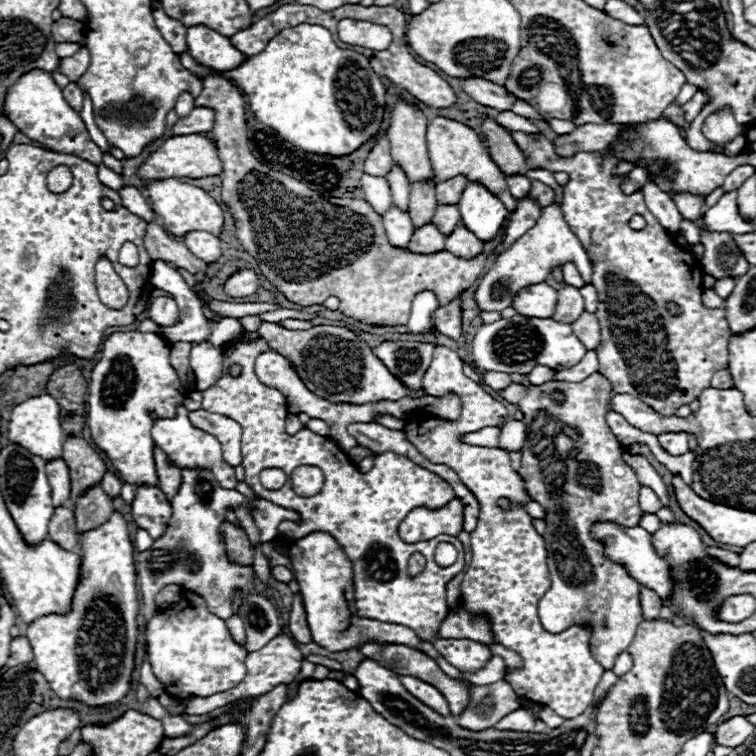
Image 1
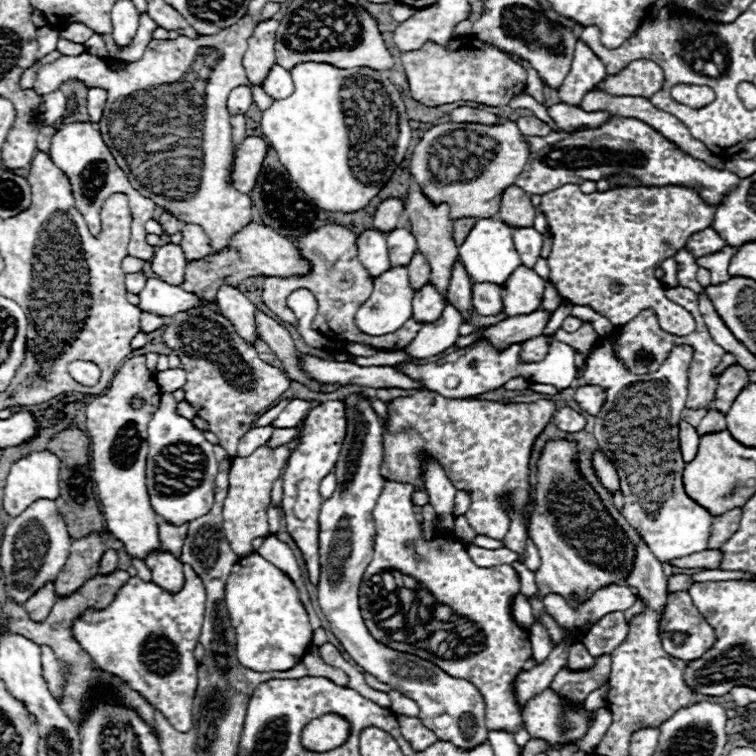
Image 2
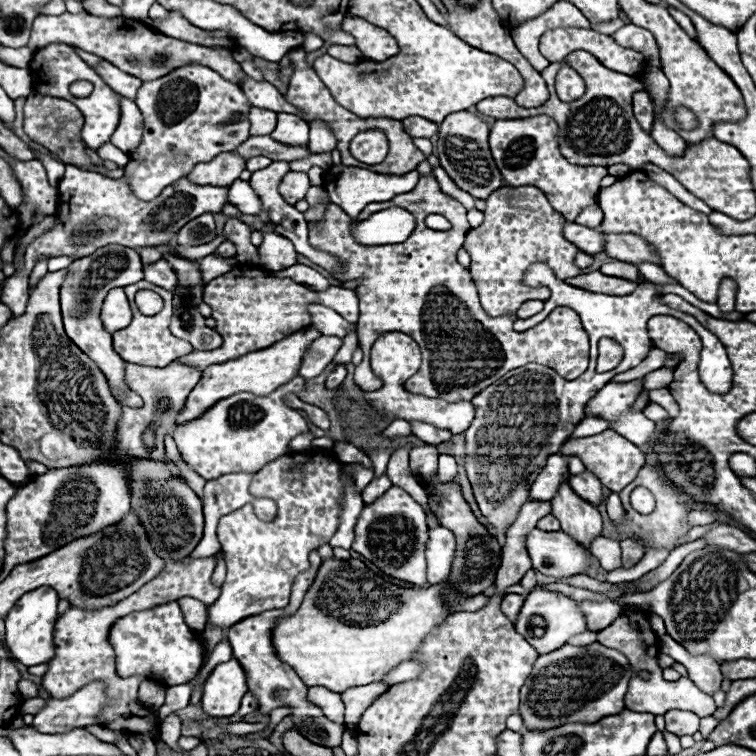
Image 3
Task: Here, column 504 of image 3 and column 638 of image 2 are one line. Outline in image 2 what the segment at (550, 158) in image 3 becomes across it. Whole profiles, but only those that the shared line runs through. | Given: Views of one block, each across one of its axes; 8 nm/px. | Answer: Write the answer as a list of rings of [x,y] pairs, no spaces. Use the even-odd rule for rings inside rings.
[[[612,116],[608,118],[602,126],[598,128],[584,128],[584,130],[576,130],[576,132],[552,132],[548,136],[524,136],[526,142],[530,144],[530,158],[522,170],[522,174],[516,180],[516,186],[520,186],[526,194],[546,194],[550,190],[556,190],[564,184],[582,184],[586,180],[594,180],[598,182],[600,178],[608,178],[612,174],[628,174],[632,178],[636,178],[640,184],[644,186],[686,186],[686,188],[694,188],[706,204],[720,204],[738,184],[740,178],[728,170],[714,170],[706,164],[702,164],[700,160],[694,160],[682,152],[678,152],[678,148],[674,148],[674,144],[670,144],[670,140],[666,140],[664,136],[660,136],[652,126],[648,126],[642,120],[636,118],[622,118],[622,116]]]

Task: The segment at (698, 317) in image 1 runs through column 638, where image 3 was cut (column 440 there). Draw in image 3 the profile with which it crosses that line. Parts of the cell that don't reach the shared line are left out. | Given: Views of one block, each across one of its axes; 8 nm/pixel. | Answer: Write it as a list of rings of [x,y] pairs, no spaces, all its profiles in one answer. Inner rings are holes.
[[[422,176],[420,184],[416,190],[404,194],[404,196],[396,196],[392,200],[388,200],[386,204],[370,204],[366,206],[356,220],[352,220],[350,216],[346,216],[344,212],[340,212],[340,208],[336,208],[334,204],[330,204],[330,208],[324,214],[324,220],[320,222],[320,226],[316,230],[310,230],[310,246],[318,248],[322,252],[332,254],[334,258],[338,258],[342,262],[342,272],[334,274],[336,280],[360,280],[356,286],[356,296],[360,300],[360,320],[358,320],[358,340],[360,346],[364,350],[364,360],[362,364],[356,366],[354,372],[354,382],[362,388],[380,388],[382,380],[372,376],[370,370],[370,352],[374,344],[374,340],[390,330],[398,330],[404,332],[408,336],[412,336],[420,348],[422,348],[422,366],[420,370],[410,376],[404,382],[404,390],[410,394],[422,394],[428,398],[442,398],[446,402],[462,402],[462,400],[472,400],[478,392],[482,392],[486,386],[494,384],[498,378],[502,378],[506,372],[524,366],[528,362],[536,362],[542,366],[548,366],[552,370],[556,370],[560,376],[564,376],[566,380],[574,380],[576,376],[580,376],[586,368],[588,368],[588,334],[584,332],[580,318],[576,316],[576,312],[572,312],[570,308],[556,308],[554,312],[550,312],[550,316],[540,322],[536,328],[530,328],[528,332],[516,332],[512,328],[516,316],[500,316],[500,318],[490,318],[478,300],[478,290],[476,284],[472,280],[470,270],[466,270],[458,260],[456,260],[456,252],[458,248],[462,248],[464,244],[464,236],[466,236],[466,228],[468,228],[468,220],[466,220],[466,210],[458,200],[448,198],[444,192],[440,192],[438,182],[434,176]],[[390,206],[400,206],[408,212],[414,214],[416,218],[416,230],[412,232],[412,236],[402,242],[402,244],[388,244],[388,246],[362,246],[358,242],[354,242],[352,238],[352,224],[354,222],[362,222],[366,218],[370,218],[374,212],[378,210],[386,210]],[[430,214],[442,214],[450,220],[452,228],[450,230],[432,230],[426,226],[426,216]],[[438,362],[474,362],[474,364],[438,364]]]

